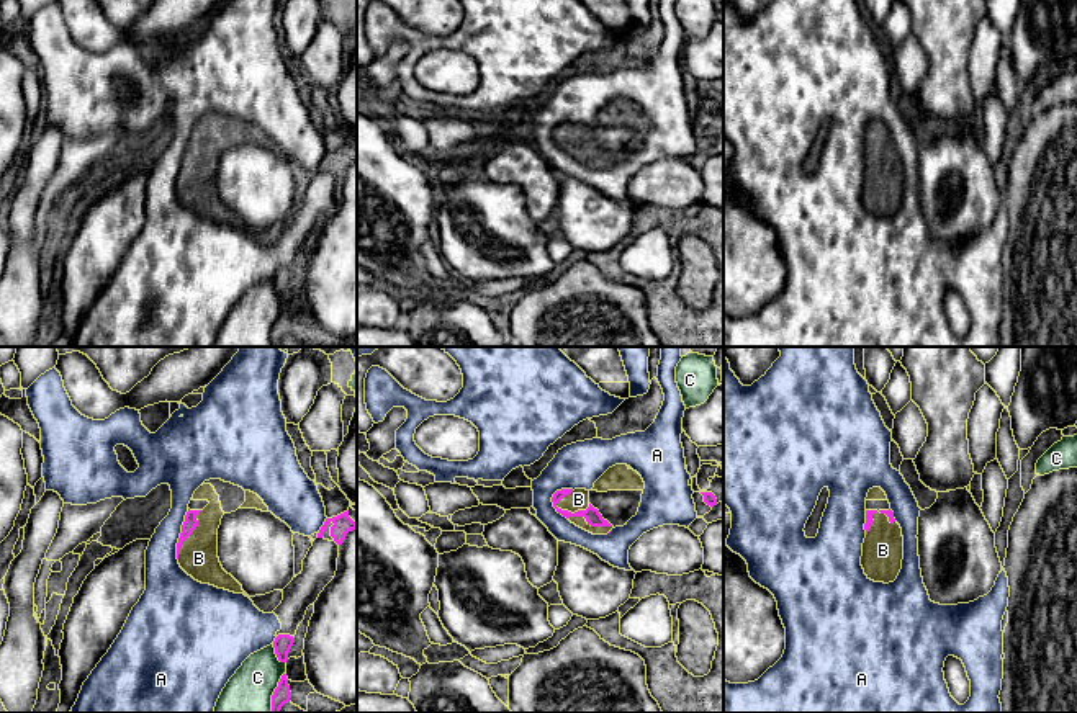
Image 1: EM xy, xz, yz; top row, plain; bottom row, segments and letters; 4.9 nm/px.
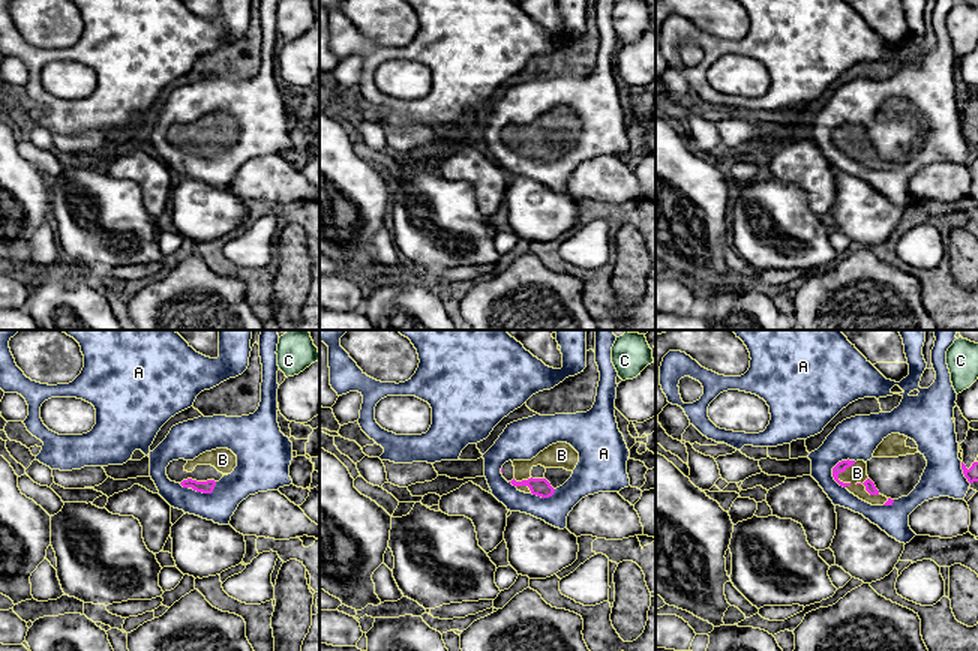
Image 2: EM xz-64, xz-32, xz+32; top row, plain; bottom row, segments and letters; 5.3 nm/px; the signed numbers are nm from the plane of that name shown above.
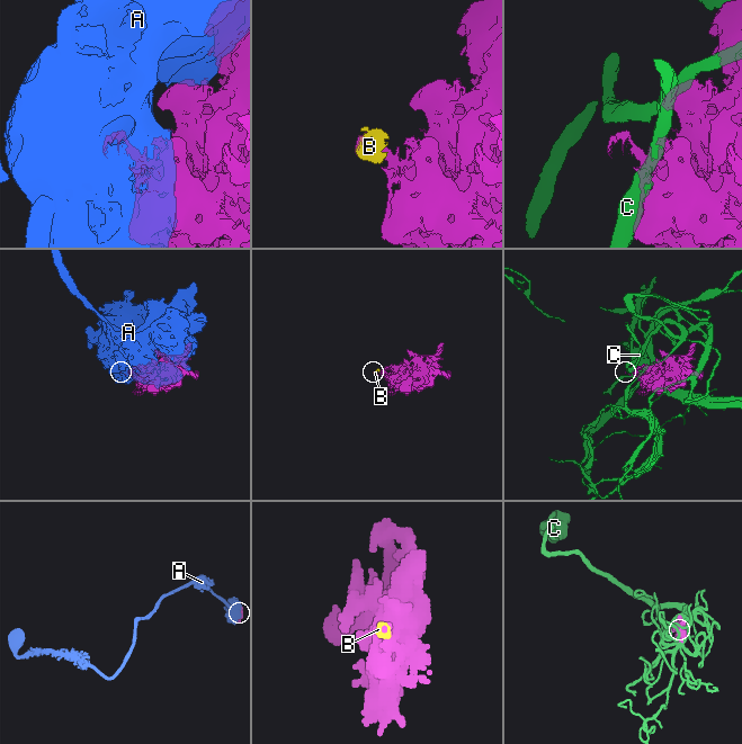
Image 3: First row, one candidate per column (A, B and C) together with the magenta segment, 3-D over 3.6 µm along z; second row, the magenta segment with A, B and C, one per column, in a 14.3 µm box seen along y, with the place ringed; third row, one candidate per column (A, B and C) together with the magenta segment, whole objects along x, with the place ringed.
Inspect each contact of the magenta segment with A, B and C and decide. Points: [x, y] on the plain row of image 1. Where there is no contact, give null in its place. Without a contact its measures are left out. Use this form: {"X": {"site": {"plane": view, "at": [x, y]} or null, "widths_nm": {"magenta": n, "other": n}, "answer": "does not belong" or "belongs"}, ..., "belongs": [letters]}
{"A": {"site": {"plane": "xy", "at": [180, 169]}, "widths_nm": {"magenta": 70, "other": 220}, "answer": "does not belong"}, "B": {"site": {"plane": "xz", "at": [585, 151]}, "widths_nm": {"magenta": 80, "other": 100}, "answer": "belongs"}, "C": {"site": {"plane": "xy", "at": [275, 286]}, "widths_nm": {"magenta": 90, "other": 240}, "answer": "does not belong"}, "belongs": ["B"]}

